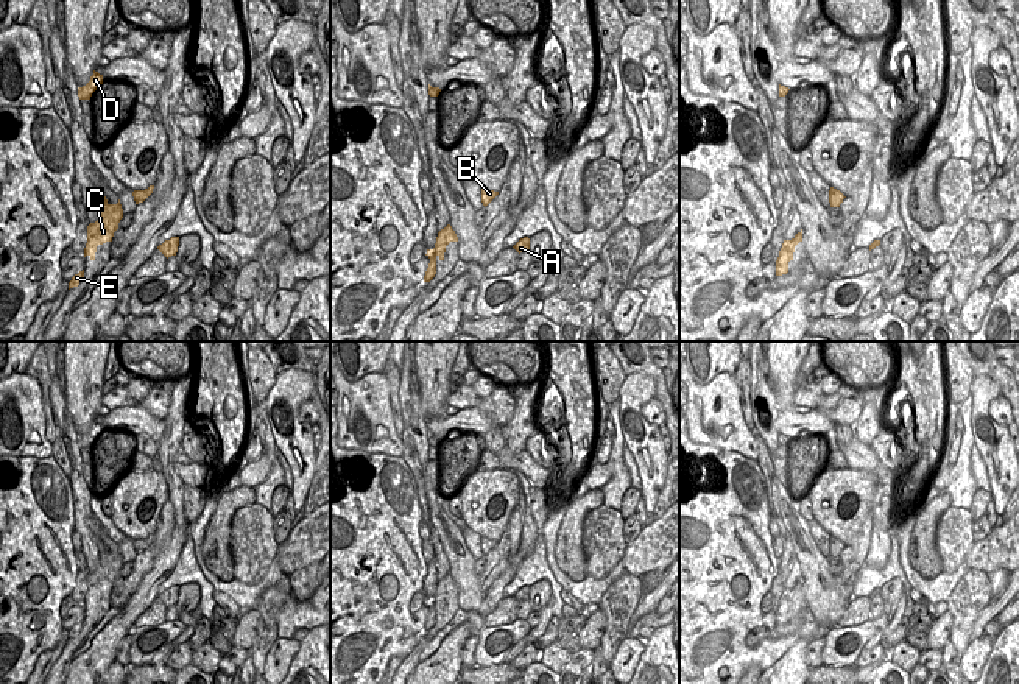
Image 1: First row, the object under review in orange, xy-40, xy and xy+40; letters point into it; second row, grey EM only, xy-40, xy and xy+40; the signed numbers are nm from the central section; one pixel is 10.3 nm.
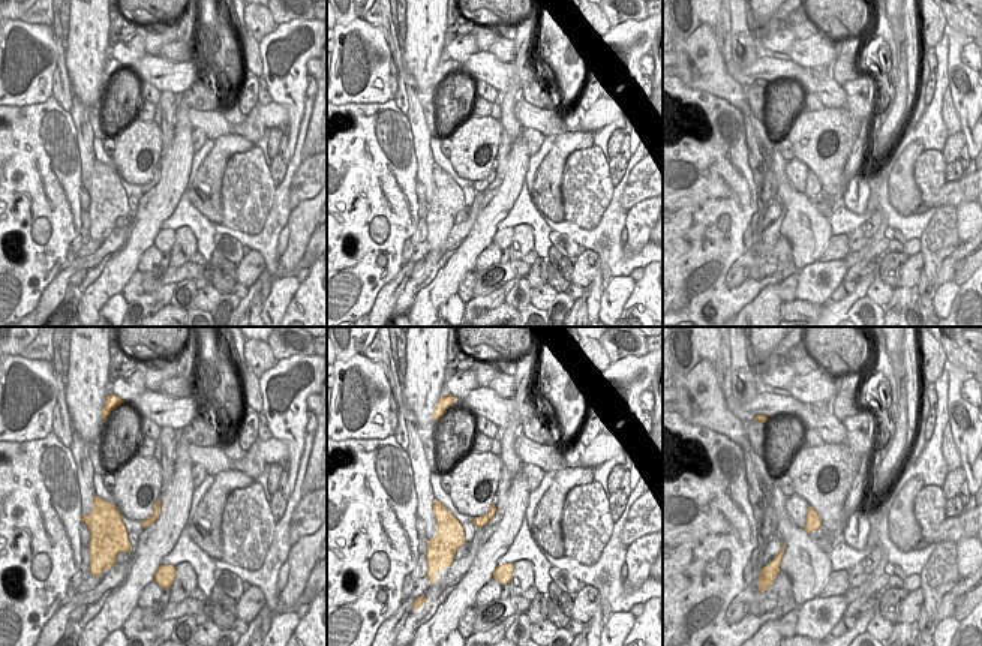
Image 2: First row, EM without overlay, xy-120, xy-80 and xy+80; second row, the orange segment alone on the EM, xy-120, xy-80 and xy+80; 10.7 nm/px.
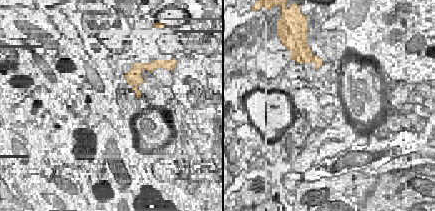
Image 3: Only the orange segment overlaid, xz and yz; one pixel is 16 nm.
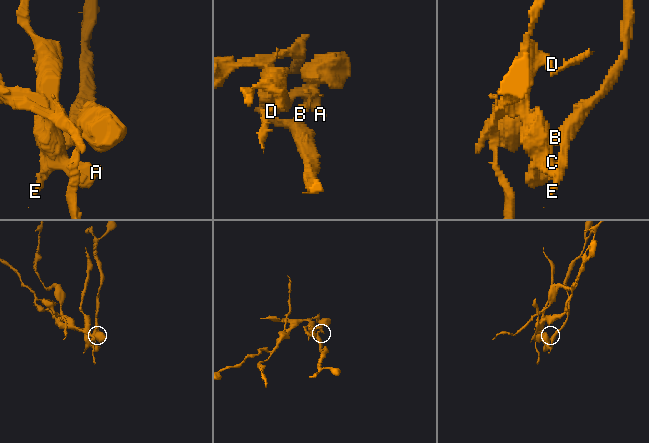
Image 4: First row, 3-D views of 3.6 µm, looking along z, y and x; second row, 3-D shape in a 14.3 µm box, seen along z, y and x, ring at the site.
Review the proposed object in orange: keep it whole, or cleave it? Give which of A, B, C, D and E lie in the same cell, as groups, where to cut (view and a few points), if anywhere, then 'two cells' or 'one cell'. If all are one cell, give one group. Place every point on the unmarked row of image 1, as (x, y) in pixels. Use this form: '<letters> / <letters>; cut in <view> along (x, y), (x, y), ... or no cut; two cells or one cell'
A C D / B E; cut in xy along (433, 597), (437, 603); two cells

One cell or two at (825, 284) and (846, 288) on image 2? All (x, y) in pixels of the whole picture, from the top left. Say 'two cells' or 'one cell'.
two cells

